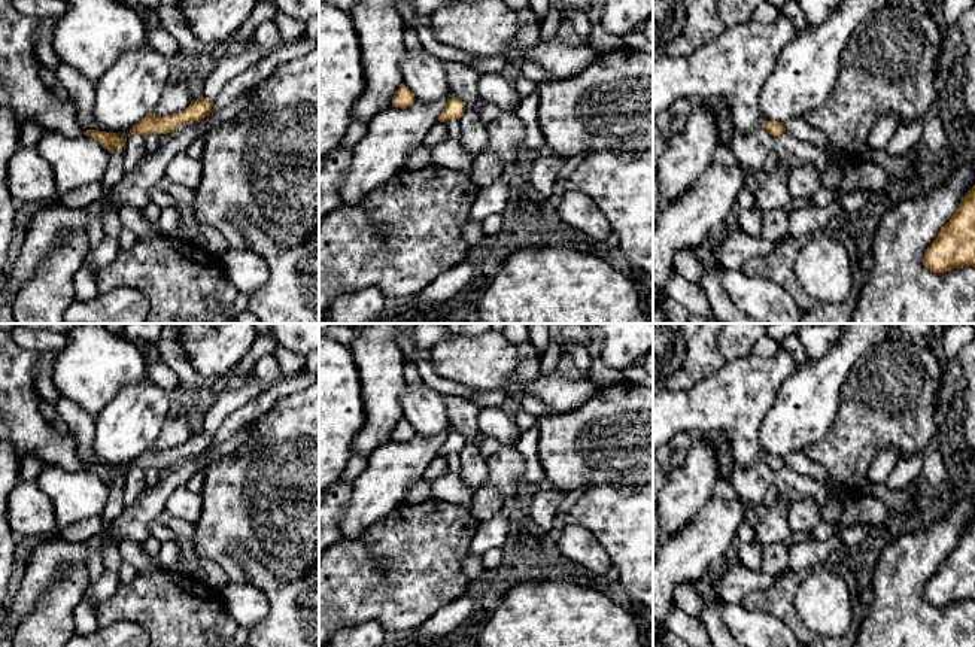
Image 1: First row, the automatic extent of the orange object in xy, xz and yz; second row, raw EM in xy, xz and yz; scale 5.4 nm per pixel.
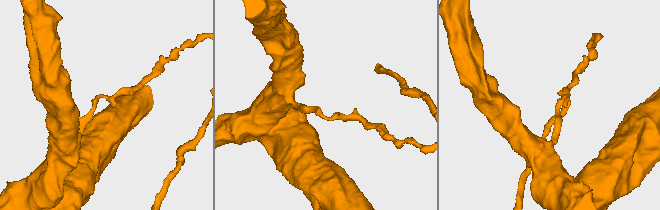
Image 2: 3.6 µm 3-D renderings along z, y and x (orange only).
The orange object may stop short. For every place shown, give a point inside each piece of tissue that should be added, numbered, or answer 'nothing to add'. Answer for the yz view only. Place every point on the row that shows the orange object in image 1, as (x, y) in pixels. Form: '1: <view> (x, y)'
nothing to add

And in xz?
nothing to add

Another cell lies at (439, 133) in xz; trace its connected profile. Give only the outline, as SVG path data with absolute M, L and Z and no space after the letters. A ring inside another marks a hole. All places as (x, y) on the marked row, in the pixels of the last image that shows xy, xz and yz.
M446 122L435 124L423 139L423 145L431 151L447 137Z

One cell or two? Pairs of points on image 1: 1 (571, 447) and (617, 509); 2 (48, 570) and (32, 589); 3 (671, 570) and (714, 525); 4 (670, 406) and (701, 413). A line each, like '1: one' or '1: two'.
1: two
2: one
3: one
4: one

